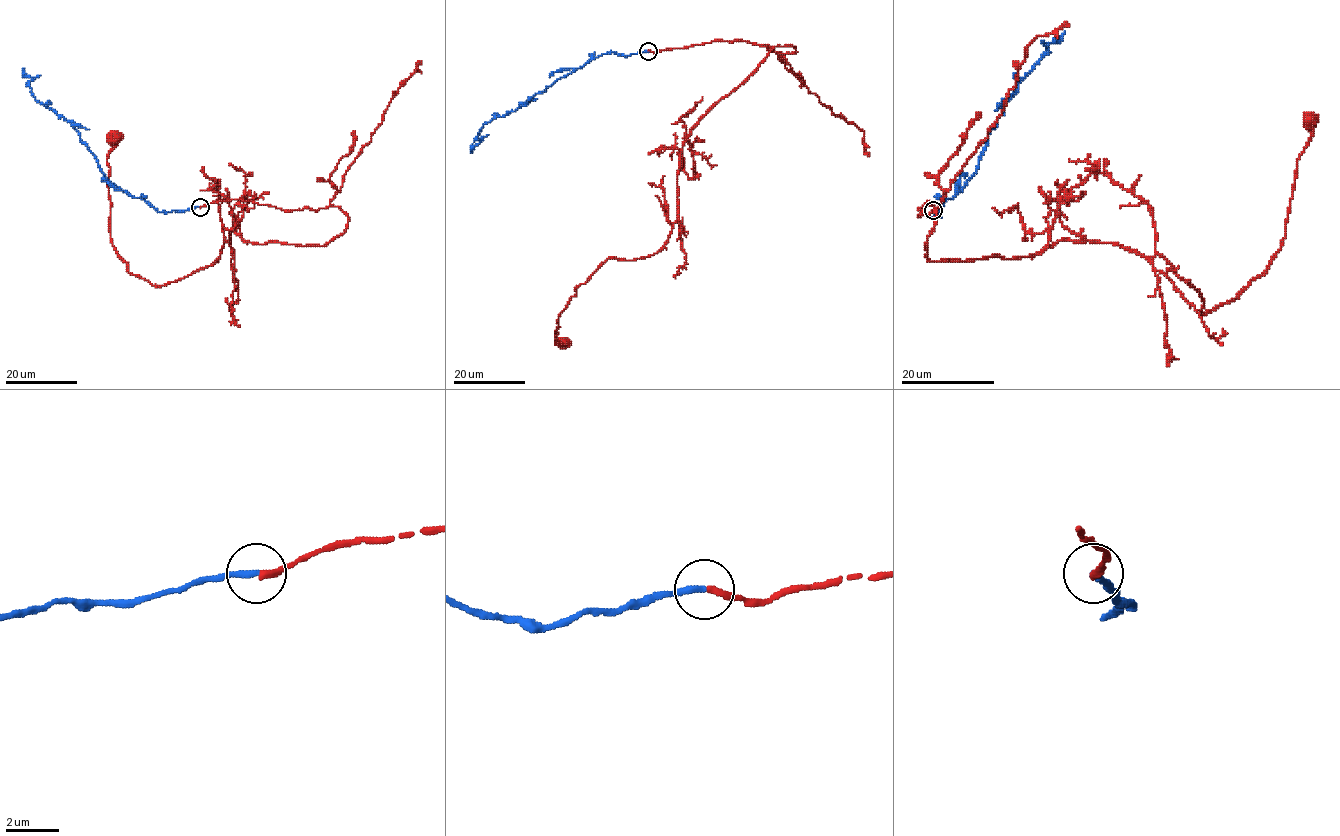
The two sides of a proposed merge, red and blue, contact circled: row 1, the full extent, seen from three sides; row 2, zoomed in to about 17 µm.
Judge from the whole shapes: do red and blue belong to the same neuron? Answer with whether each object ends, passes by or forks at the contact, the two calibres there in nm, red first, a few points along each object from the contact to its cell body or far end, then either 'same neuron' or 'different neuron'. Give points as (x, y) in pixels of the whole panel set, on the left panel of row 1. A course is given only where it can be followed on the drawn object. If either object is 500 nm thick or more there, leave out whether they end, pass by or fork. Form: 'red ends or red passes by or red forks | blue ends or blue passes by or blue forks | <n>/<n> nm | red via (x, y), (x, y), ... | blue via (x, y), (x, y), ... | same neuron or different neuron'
red ends | blue ends | 240/240 nm | red via (201, 207), (337, 206), (348, 224), (324, 246), (232, 229), (212, 264), (154, 286), (110, 236), (114, 137) | blue via (200, 207), (159, 212), (113, 184), (73, 125), (37, 102), (29, 85), (32, 76), (24, 67) | same neuron

